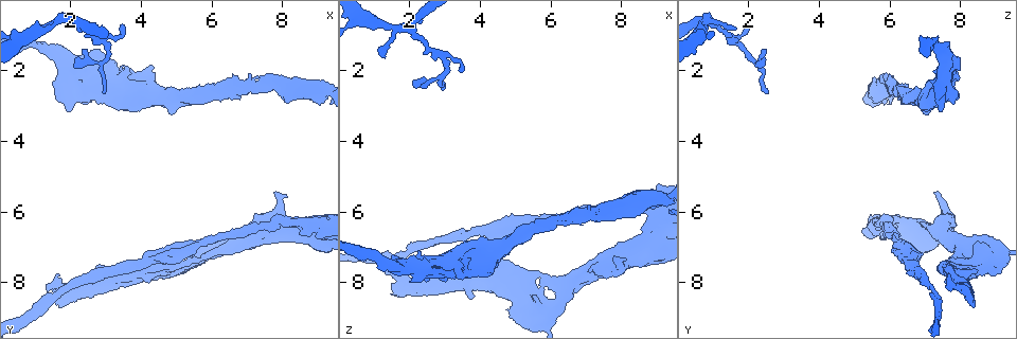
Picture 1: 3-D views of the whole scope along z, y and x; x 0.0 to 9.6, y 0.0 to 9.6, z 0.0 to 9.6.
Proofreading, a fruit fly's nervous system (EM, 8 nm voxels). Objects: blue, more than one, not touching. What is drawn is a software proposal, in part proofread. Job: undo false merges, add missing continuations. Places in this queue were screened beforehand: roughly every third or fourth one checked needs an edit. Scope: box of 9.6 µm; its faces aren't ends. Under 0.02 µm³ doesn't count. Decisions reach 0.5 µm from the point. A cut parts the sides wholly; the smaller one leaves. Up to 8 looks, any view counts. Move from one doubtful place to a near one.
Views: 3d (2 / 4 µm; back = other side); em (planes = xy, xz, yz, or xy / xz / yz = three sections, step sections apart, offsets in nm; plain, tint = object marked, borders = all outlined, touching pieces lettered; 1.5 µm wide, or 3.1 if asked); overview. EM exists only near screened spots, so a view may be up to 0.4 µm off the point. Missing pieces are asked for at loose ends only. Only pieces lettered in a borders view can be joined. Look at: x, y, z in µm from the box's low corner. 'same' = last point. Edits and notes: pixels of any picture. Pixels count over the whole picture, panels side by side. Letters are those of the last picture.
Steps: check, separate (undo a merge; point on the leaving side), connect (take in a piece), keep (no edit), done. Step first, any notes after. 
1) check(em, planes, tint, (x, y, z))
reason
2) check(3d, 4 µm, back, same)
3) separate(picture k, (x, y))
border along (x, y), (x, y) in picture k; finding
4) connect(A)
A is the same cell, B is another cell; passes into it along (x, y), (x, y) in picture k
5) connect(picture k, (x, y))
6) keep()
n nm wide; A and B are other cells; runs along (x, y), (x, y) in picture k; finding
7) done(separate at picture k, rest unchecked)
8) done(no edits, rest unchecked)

check(3d, 4 µm, (2.65, 1.45, 7.70))
an open end

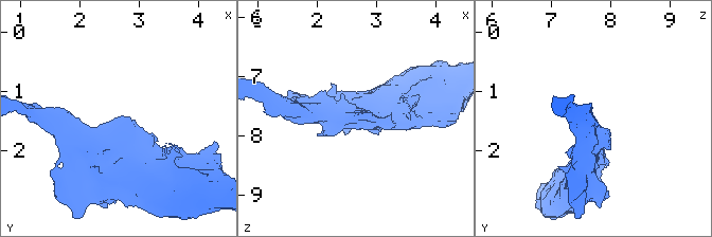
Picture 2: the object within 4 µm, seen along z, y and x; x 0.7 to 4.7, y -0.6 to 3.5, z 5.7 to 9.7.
check(em, planes, borders, (2.70, 1.45, 7.70))

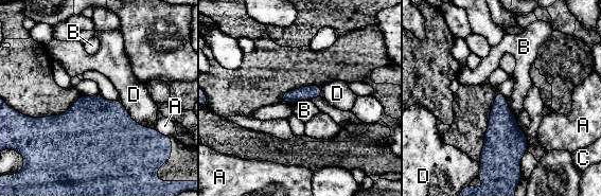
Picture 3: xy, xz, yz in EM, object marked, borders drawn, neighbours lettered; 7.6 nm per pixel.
keep()
A, B, C and D are other cells; runs along (319, 88), (315, 91), (283, 99) in picture 3; none of them fits

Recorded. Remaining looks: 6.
check(3d, 2 µm, (1.70, 8.70, 8.35))
free end

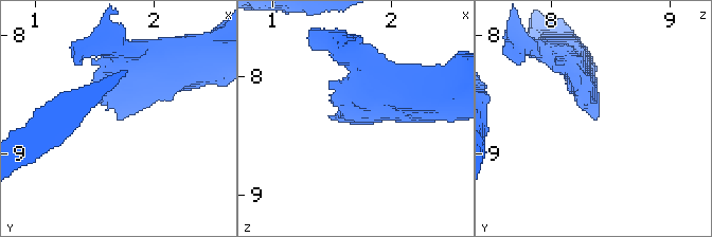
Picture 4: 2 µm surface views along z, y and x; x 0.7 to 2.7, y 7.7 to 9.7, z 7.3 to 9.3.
check(em, planes, borders, (1.72, 8.72, 8.36))
shape alone is not enough

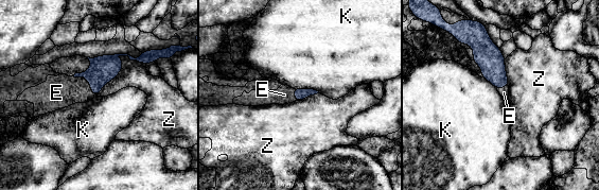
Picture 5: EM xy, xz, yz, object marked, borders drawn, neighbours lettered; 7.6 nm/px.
connect(E)
E is the same cell, K and Z are other cells; passes into it along (105, 68), (88, 82), (60, 91) in picture 5; the cell continues

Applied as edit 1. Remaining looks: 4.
check(overview)
redraw

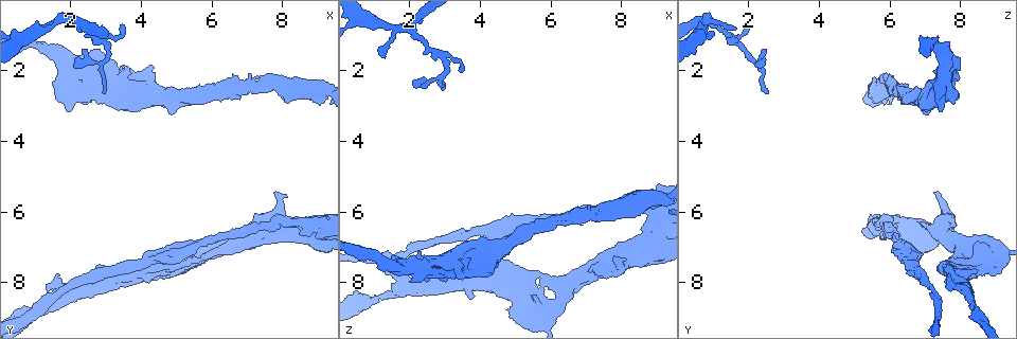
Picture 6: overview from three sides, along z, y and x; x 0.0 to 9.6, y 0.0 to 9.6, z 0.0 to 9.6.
check(em, xz, step 4, borders, (3.55, 0.65, 2.05))

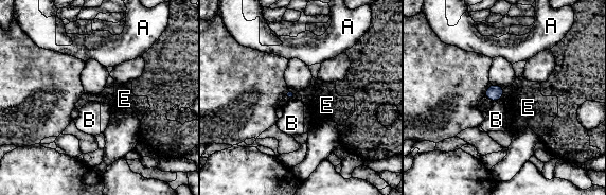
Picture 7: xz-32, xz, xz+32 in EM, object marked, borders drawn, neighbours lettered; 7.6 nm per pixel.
keep()
A, B and E are other cells; border along (500, 99), (494, 102) in picture 7; none of them fits

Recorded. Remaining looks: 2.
done(connect at picture 5, rest unchecked)

